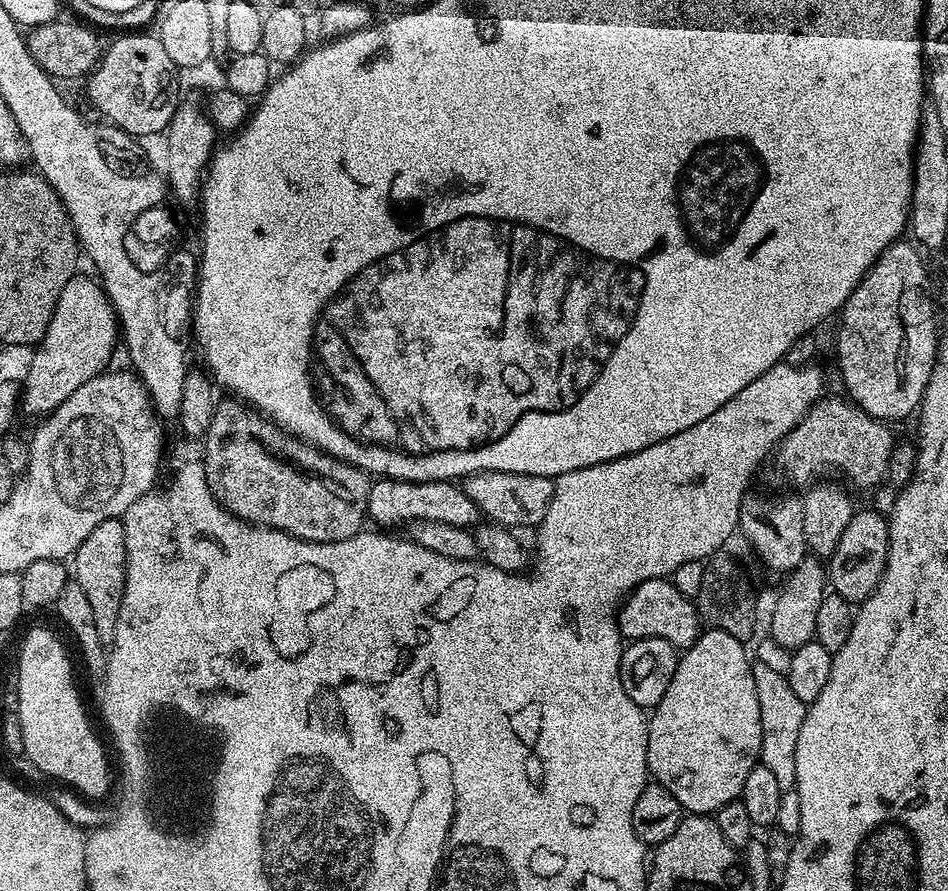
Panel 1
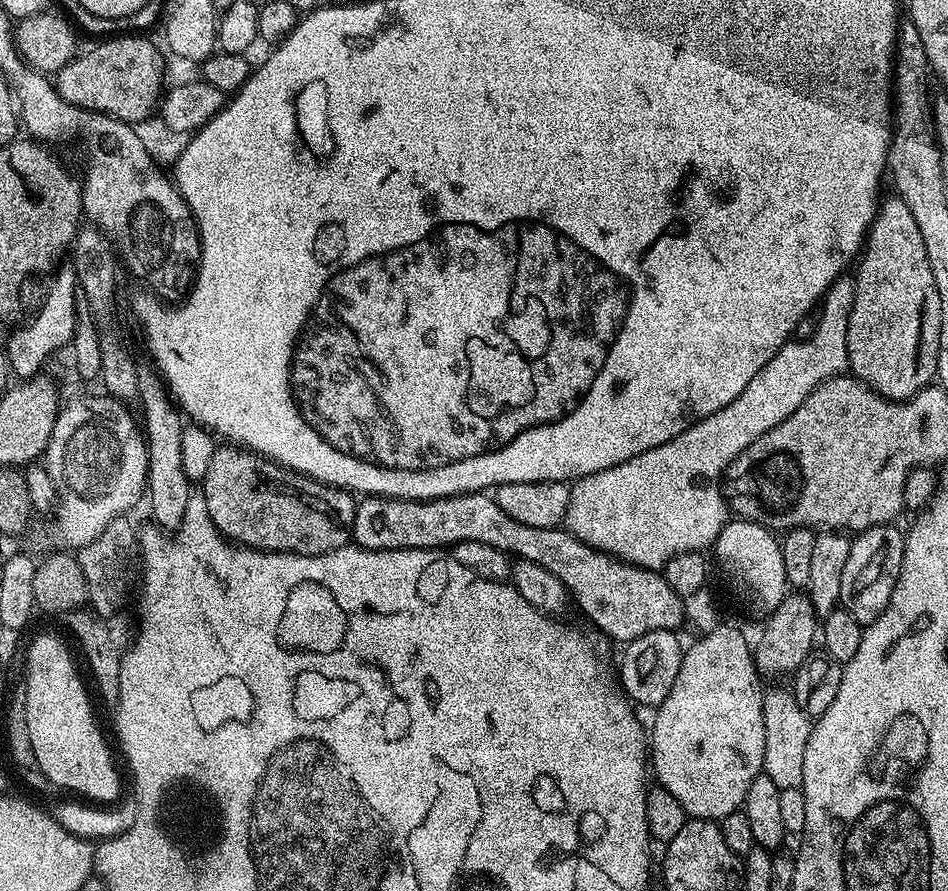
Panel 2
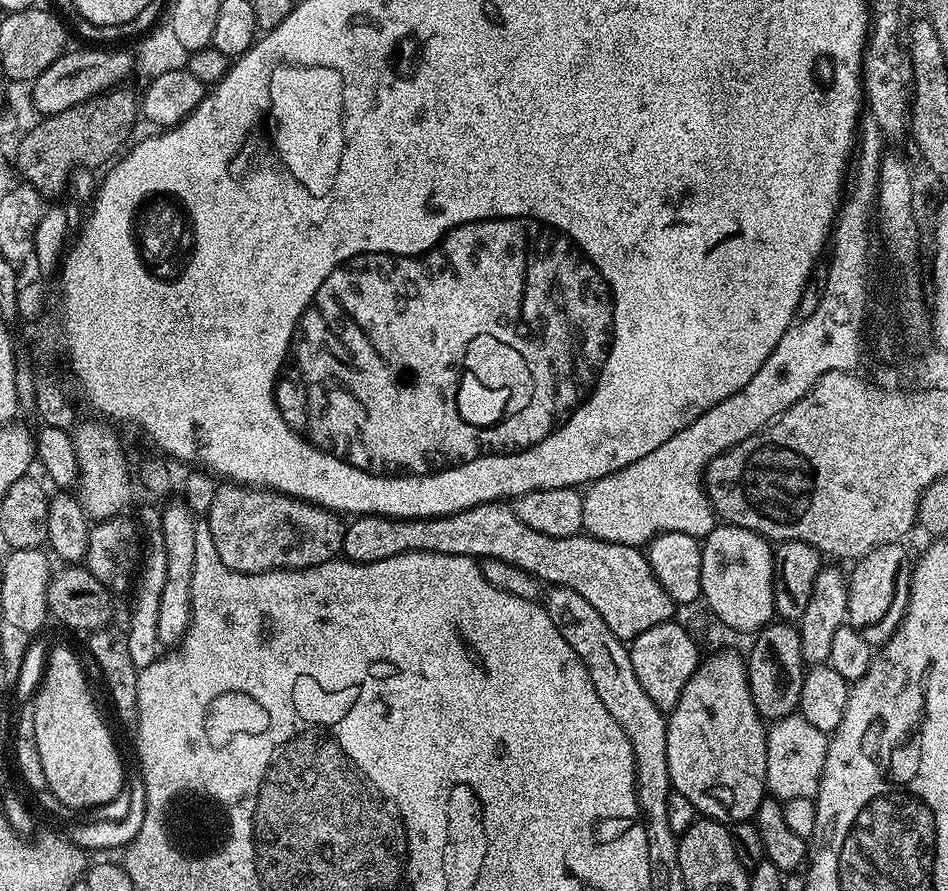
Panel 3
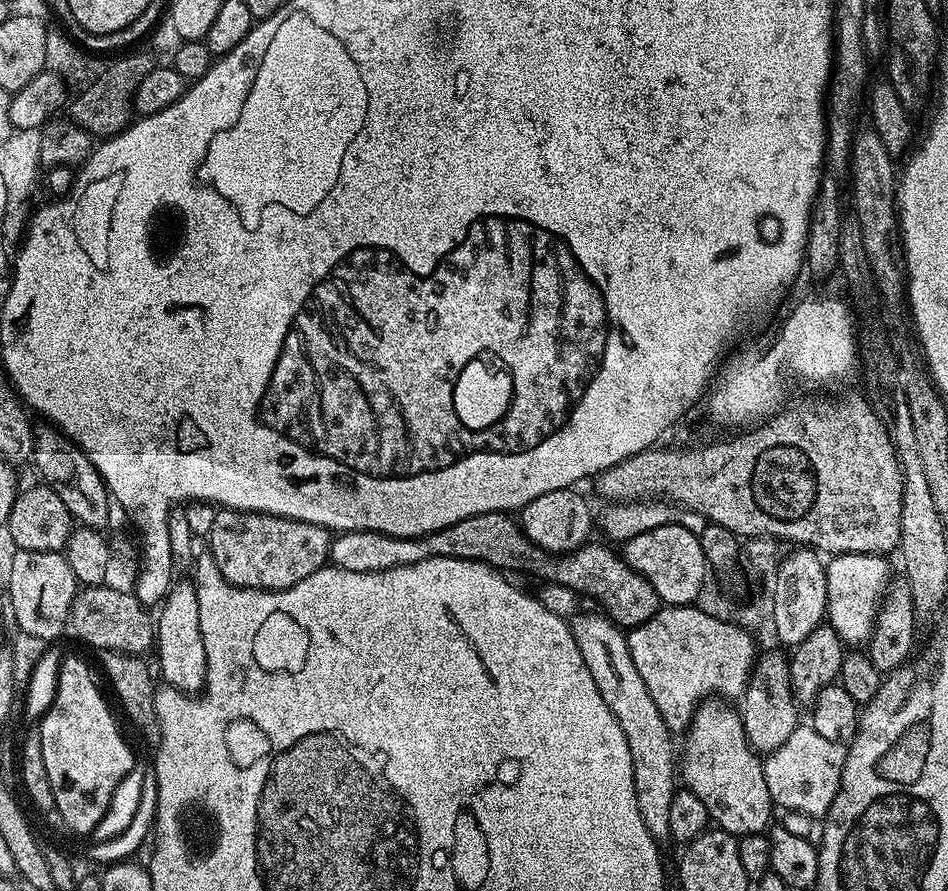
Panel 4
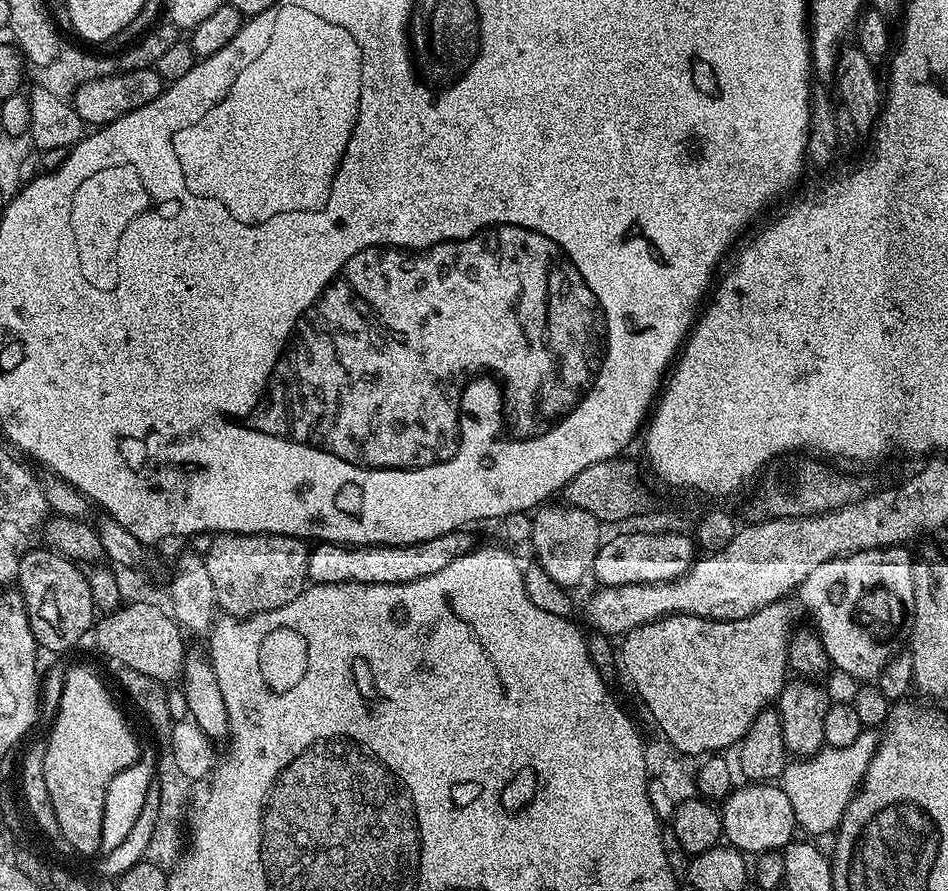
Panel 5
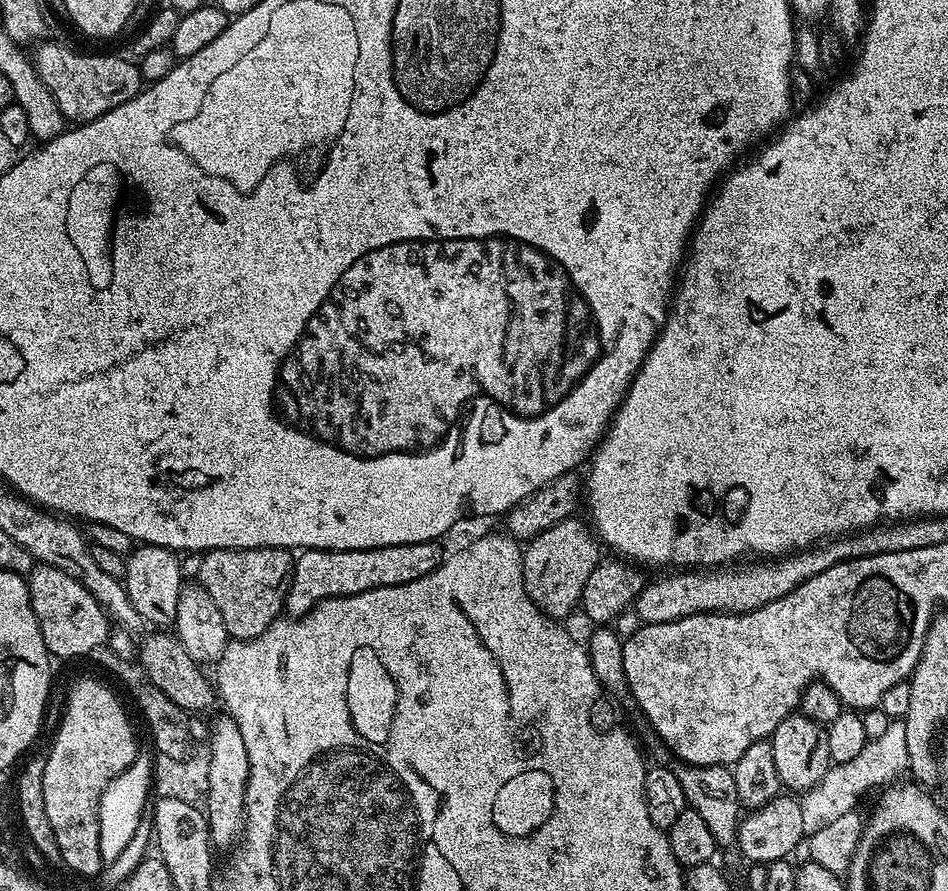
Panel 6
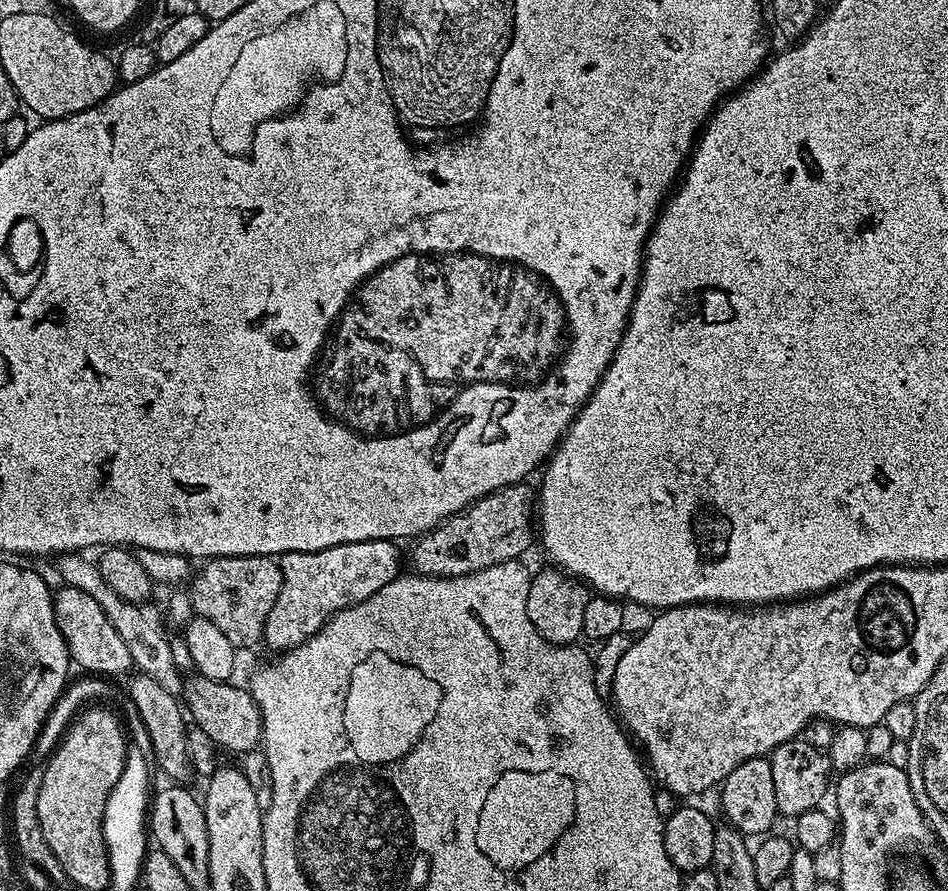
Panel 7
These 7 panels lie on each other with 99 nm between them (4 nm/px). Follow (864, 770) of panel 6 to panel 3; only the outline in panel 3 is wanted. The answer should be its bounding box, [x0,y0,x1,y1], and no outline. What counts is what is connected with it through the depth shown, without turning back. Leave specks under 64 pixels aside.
[766,714,829,801]

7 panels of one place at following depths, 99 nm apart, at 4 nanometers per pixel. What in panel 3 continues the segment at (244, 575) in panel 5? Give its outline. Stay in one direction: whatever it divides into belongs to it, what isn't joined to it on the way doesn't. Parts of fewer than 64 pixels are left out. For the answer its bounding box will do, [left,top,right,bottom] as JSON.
[206,482,345,572]

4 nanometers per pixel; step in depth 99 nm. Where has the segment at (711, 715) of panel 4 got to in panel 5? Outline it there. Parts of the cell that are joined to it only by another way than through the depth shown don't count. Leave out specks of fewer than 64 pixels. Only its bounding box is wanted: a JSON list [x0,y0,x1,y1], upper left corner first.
[719,782,798,854]

